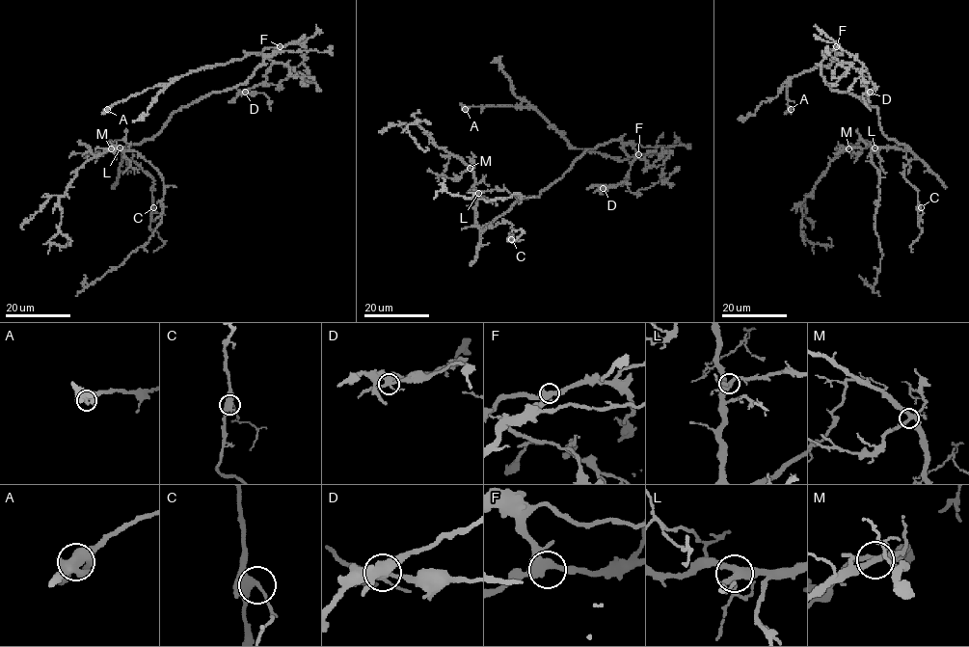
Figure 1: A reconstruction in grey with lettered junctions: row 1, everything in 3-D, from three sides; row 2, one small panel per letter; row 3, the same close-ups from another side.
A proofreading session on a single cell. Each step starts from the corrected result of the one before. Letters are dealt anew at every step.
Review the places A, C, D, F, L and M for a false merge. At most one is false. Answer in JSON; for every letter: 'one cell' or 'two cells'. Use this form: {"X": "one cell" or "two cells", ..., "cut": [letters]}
{"A": "one cell", "C": "one cell", "D": "two cells", "F": "one cell", "L": "one cell", "M": "one cell", "cut": ["D"]}

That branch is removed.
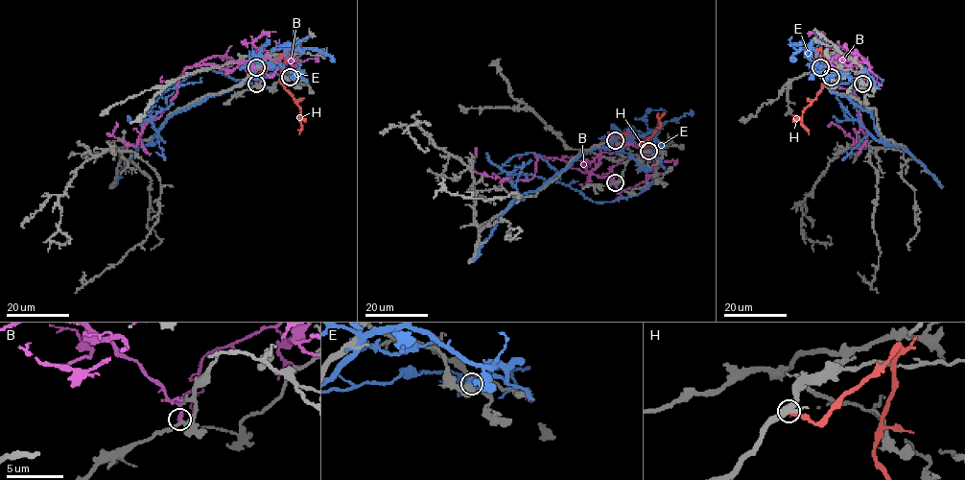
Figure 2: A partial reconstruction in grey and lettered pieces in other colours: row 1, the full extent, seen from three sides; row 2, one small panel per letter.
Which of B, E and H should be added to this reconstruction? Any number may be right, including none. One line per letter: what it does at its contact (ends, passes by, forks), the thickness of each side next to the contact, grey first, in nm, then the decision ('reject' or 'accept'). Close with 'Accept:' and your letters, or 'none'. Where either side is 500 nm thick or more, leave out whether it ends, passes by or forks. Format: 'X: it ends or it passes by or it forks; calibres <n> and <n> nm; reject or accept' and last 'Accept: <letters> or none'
B: it ends; calibres 280 and 220 nm; reject
E: it ends; calibres 440 and 480 nm; reject
H: it ends; calibres 400 and 320 nm; reject
Accept: none

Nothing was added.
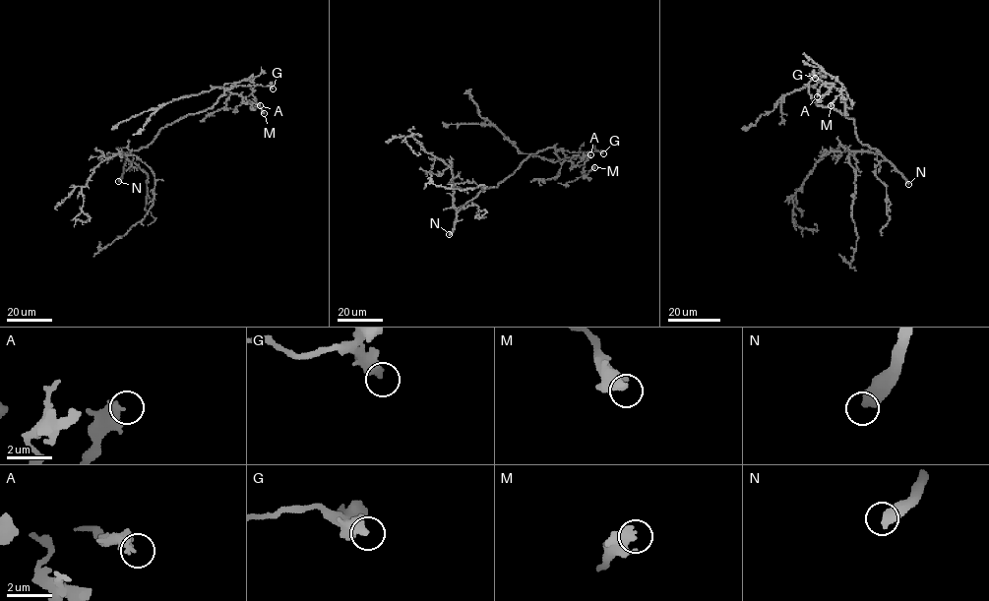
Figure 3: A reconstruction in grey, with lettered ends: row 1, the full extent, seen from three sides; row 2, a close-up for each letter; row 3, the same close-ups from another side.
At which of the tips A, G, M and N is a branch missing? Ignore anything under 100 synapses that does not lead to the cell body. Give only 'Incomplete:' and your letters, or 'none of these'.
Incomplete: N

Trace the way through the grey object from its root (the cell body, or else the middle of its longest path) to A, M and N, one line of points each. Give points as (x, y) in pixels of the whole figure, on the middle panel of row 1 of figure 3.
A: (499, 184), (530, 154), (546, 148), (554, 147), (560, 158), (579, 165), (590, 154)
M: (499, 184), (530, 154), (546, 148), (560, 150), (568, 157), (581, 157), (585, 164), (583, 176), (594, 167)
N: (499, 184), (483, 189), (458, 209), (454, 228), (449, 234)

